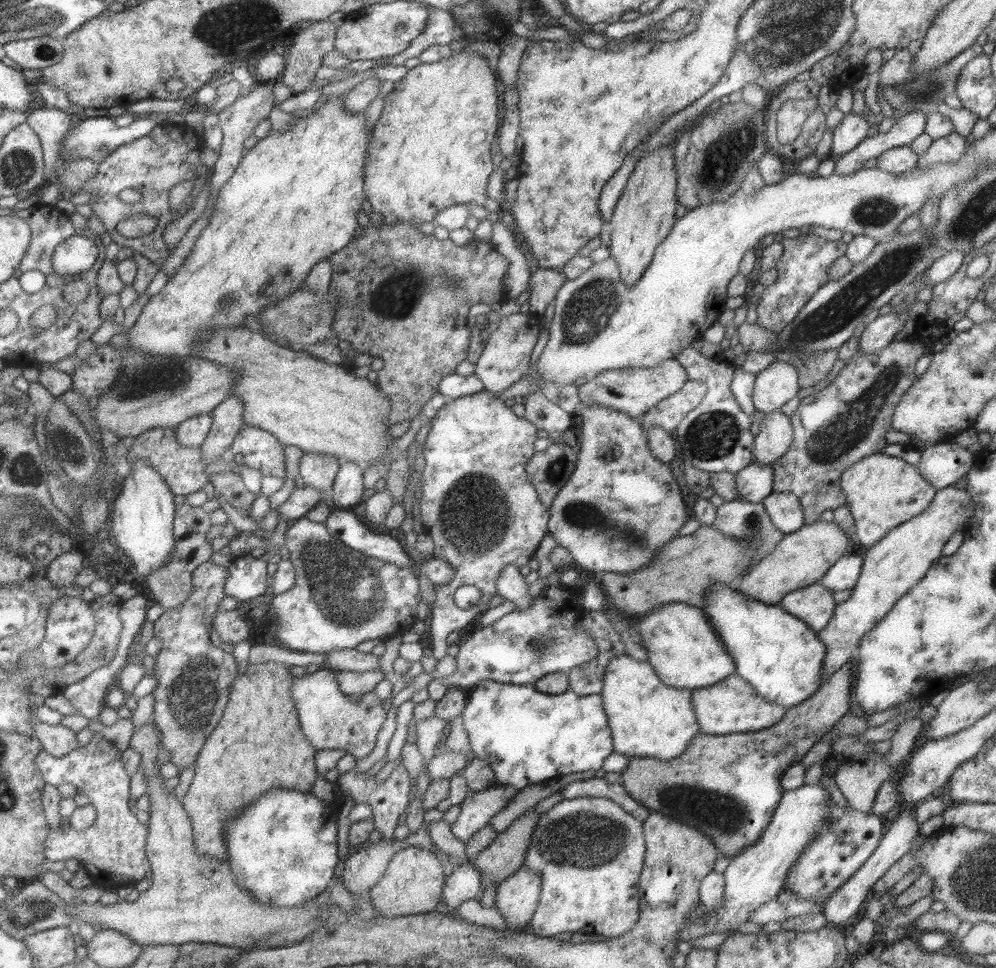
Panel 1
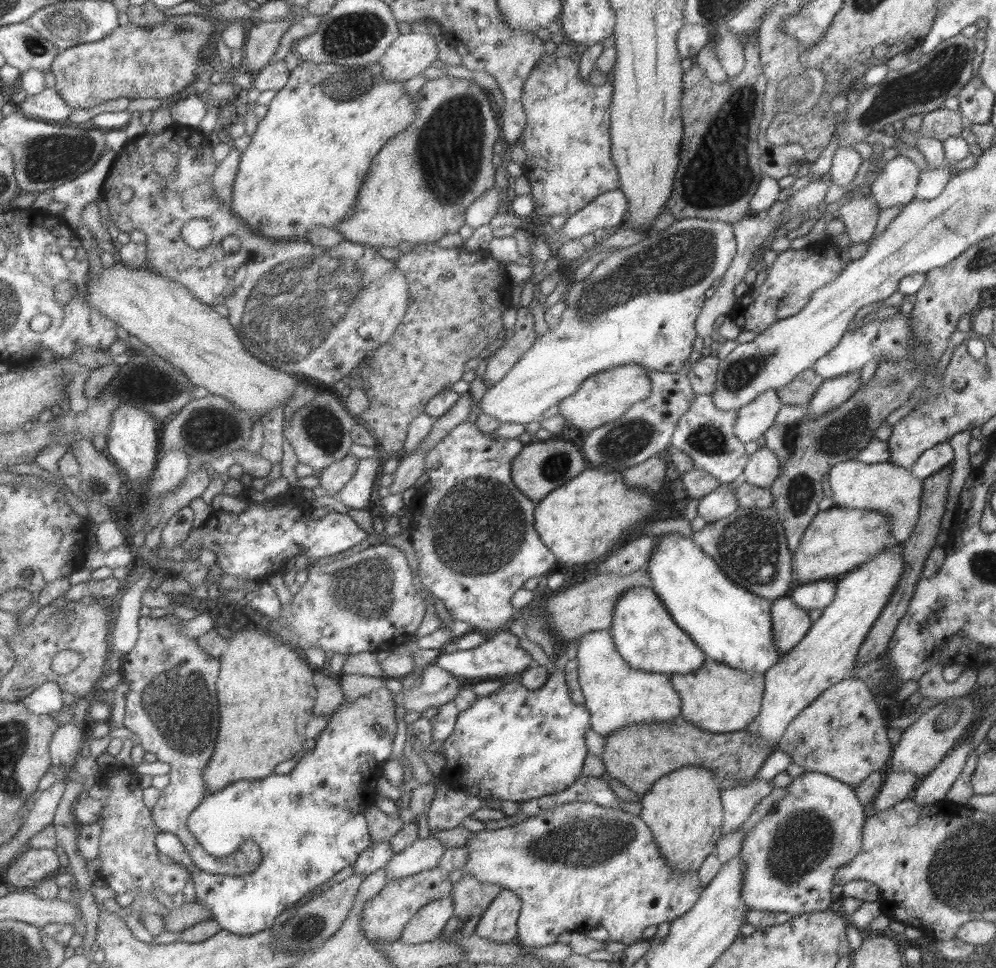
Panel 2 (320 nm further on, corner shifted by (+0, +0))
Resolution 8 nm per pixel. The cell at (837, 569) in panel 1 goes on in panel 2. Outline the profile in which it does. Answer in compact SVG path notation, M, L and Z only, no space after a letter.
M829 580L815 581L799 585L788 598L793 601L795 606L807 611L807 613L811 610L823 611L833 600L835 590L837 590L836 584L829 582Z

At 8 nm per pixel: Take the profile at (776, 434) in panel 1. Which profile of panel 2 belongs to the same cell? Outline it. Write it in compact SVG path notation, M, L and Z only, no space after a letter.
M759 447L749 456L742 473L745 482L759 488L771 488L772 482L779 474L779 462L775 454L767 447Z

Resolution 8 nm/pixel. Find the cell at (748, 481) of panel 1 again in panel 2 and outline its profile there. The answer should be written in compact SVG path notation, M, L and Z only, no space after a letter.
M721 483L716 489L698 499L697 515L707 523L715 522L719 518L725 518L737 507L737 501L728 486Z

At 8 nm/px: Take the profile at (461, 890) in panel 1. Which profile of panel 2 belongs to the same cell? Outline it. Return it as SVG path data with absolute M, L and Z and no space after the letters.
M450 896L428 902L409 917L398 939L405 944L419 944L438 938L452 916L452 910Z

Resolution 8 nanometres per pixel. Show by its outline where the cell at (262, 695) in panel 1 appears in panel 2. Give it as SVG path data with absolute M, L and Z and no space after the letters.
M265 624L255 630L238 630L220 660L218 697L223 718L219 746L206 768L208 794L238 780L271 778L277 764L301 750L299 738L305 738L303 726L311 718L317 697L311 668L293 648L275 638Z

